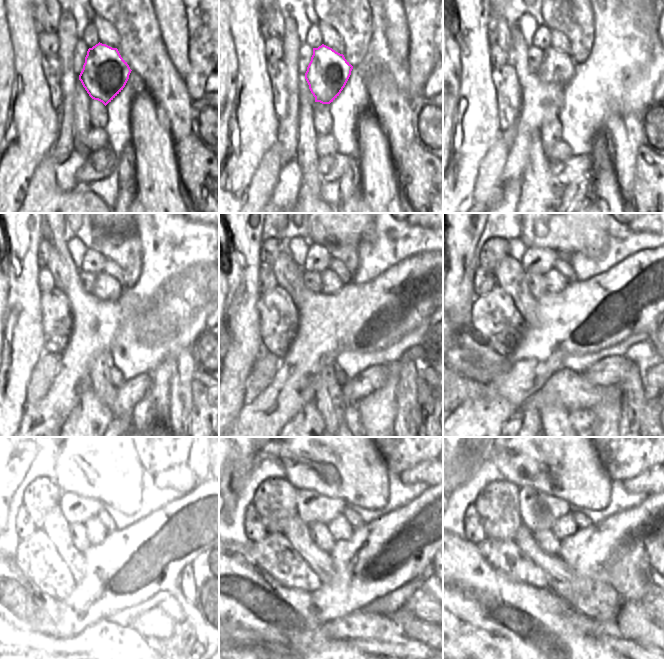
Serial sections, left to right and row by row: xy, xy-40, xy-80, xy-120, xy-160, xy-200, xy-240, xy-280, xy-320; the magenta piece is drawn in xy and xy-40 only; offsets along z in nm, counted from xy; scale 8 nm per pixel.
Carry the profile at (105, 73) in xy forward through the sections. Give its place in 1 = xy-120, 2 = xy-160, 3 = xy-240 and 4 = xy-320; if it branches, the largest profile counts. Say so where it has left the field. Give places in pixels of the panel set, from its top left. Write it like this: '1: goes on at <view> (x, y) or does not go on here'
1: goes on at xy-120 (106, 287)
2: goes on at xy-160 (330, 283)
3: goes on at xy-240 (111, 521)
4: goes on at xy-320 (565, 527)

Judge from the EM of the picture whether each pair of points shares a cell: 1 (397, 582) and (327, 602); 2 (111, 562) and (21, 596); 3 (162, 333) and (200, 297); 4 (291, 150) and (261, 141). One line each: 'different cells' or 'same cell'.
1: same cell
2: different cells
3: same cell
4: different cells

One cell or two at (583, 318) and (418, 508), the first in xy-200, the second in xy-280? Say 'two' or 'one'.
one

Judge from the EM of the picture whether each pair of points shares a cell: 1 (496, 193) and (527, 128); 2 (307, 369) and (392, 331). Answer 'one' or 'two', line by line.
1: one
2: one

